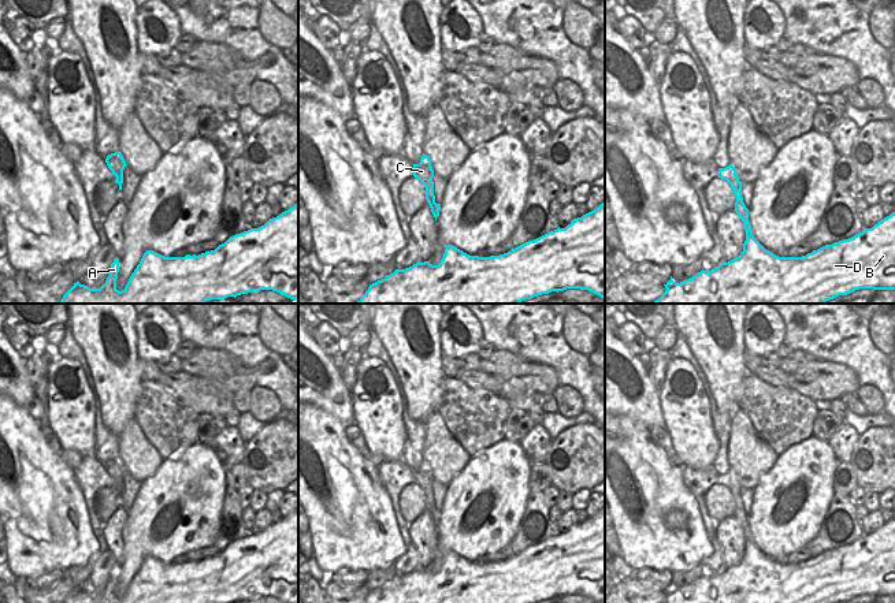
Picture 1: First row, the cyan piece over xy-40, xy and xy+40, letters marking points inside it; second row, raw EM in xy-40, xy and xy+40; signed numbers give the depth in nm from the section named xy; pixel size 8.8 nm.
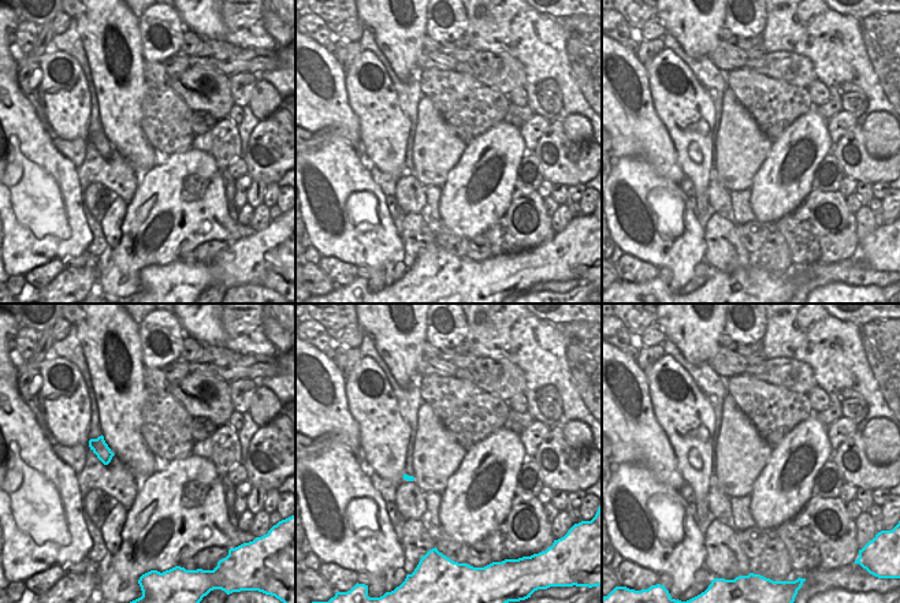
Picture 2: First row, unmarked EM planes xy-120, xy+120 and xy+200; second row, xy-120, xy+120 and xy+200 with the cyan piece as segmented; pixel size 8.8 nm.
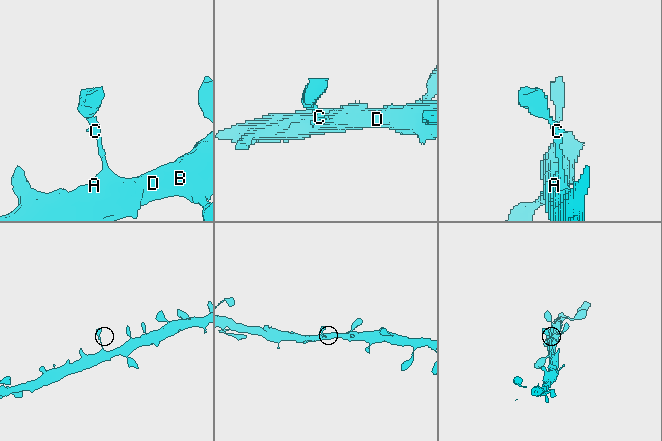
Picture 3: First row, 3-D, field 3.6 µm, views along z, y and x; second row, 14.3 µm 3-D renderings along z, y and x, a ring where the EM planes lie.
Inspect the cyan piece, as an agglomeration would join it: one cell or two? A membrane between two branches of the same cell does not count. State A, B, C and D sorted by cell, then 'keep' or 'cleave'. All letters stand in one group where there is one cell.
A B C D | keep

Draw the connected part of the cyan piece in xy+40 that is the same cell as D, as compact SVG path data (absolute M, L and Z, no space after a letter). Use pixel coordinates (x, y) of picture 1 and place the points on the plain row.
M729 470L718 474L718 484L725 485L735 499L734 517L746 537L743 558L739 563L723 567L709 578L702 576L680 589L671 582L661 603L839 603L859 595L895 596L895 518L848 546L825 551L802 563L779 563L753 541L735 473Z

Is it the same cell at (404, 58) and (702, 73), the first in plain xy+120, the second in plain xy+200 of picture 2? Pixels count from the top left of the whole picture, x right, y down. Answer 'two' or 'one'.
two

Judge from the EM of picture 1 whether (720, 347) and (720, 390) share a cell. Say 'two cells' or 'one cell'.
one cell

